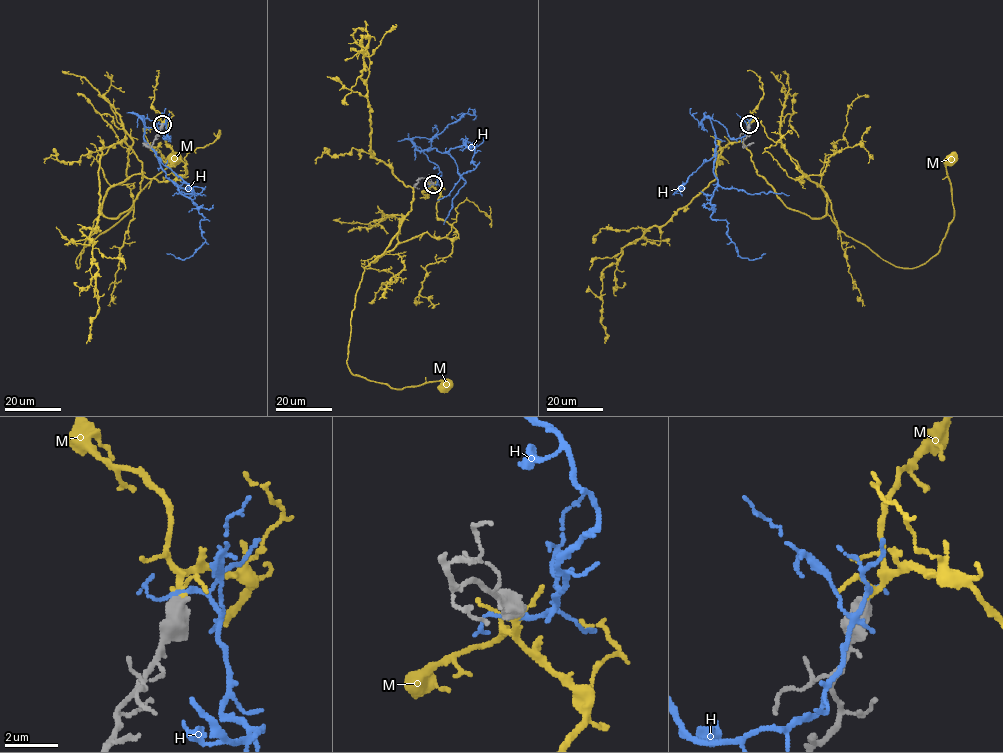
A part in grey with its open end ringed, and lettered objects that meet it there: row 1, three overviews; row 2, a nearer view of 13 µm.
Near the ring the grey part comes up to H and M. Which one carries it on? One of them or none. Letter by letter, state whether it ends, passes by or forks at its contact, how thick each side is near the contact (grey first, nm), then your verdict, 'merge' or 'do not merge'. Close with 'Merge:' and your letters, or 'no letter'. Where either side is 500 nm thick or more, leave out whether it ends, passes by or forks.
H: 600 nm thick on the grey side, 150 nm on the other; do not merge
M: 600 nm thick on the grey side, 160 nm on the other; merge
Merge: M

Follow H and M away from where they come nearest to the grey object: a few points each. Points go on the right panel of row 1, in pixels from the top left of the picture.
H: (749, 124), (743, 136), (731, 139), (710, 119), (717, 186), (710, 217), (726, 221), (739, 256), (765, 253)
M: (749, 124), (782, 144), (800, 182), (818, 184), (840, 230), (896, 266), (940, 248), (953, 217), (951, 159)

